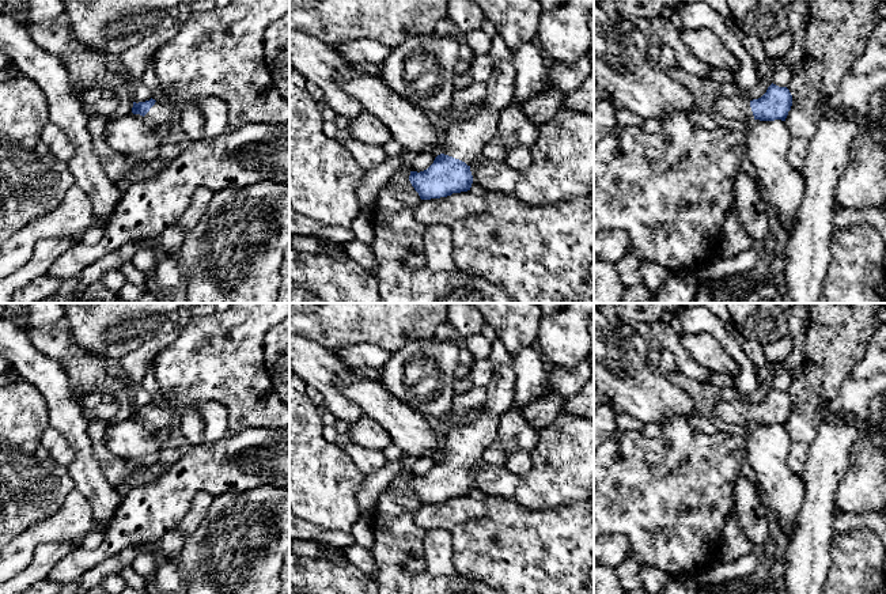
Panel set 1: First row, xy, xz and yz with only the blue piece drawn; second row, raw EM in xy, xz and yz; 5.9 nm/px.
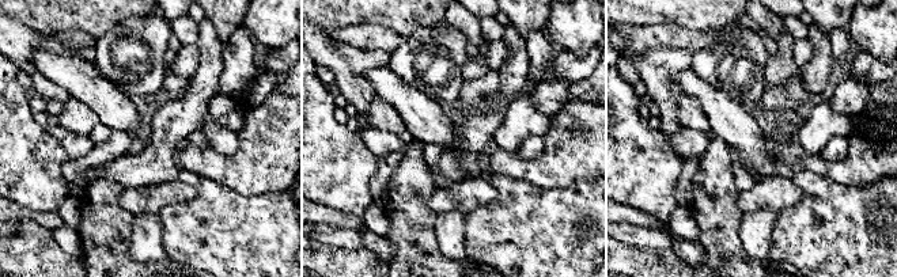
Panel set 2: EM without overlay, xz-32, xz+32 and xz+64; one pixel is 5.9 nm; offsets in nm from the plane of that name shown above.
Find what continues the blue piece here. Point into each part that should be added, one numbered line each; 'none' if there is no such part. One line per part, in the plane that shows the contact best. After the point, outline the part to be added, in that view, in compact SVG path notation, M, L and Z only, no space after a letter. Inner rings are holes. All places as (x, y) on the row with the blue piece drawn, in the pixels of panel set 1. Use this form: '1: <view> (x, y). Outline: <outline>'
1: xz (465, 137). Outline: M500 34L492 37L489 56L493 69L485 83L484 103L467 116L454 120L442 137L443 154L470 167L481 158L484 145L496 135L500 113L514 103L514 52Z

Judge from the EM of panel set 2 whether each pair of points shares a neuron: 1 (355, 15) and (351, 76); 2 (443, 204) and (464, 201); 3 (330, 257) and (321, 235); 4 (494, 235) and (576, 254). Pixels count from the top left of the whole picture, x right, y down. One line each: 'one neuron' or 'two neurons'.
1: two neurons
2: one neuron
3: two neurons
4: one neuron

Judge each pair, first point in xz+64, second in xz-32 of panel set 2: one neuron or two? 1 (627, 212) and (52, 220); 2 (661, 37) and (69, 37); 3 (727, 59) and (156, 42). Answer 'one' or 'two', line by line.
1: one
2: one
3: one

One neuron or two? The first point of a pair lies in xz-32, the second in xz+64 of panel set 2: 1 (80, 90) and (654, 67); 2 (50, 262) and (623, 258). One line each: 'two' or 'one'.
1: two
2: one

